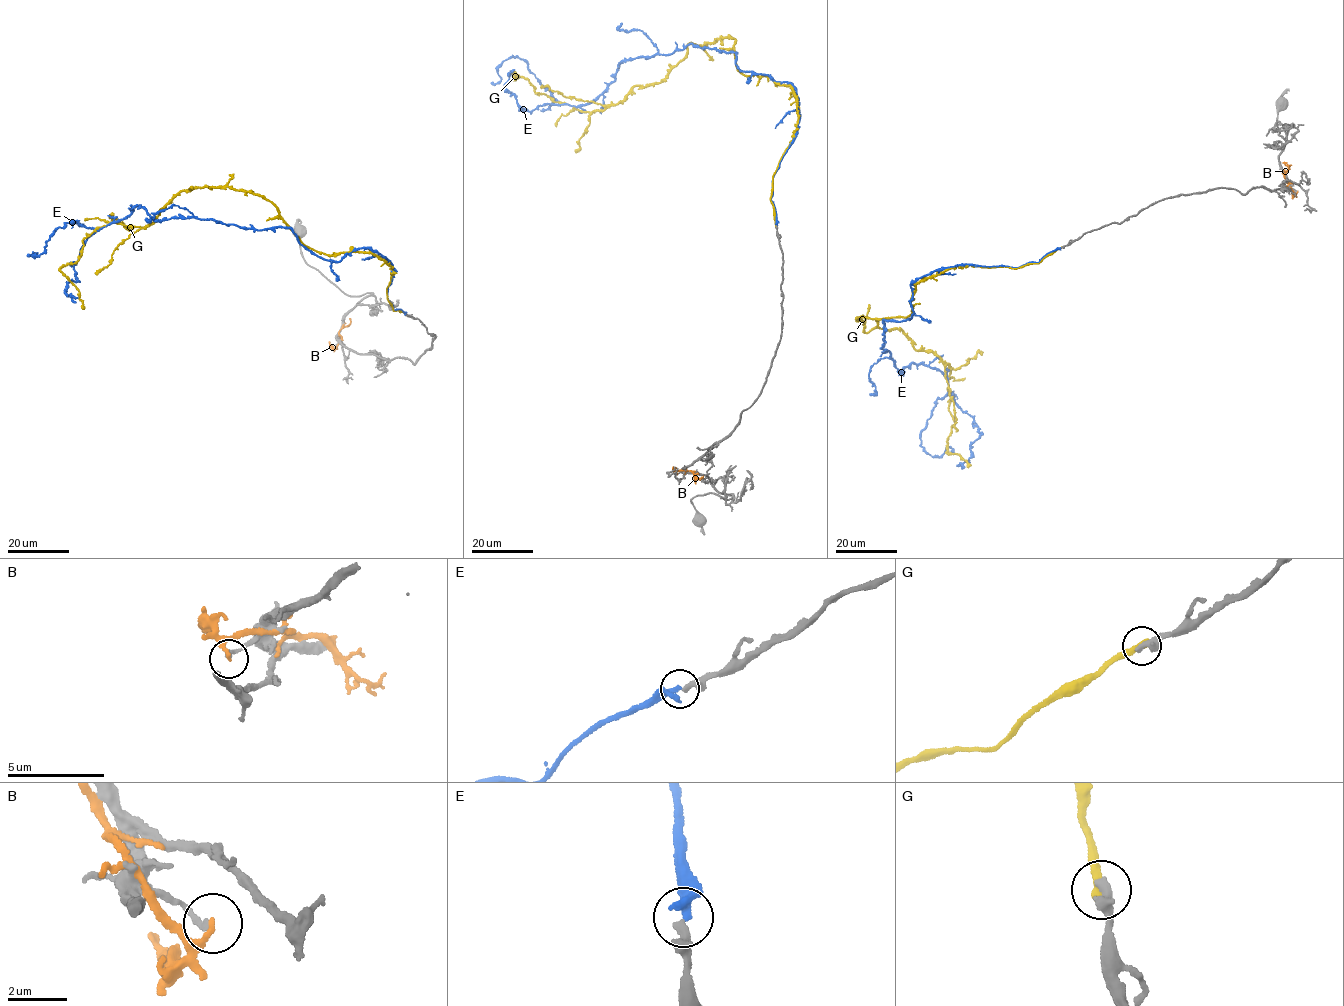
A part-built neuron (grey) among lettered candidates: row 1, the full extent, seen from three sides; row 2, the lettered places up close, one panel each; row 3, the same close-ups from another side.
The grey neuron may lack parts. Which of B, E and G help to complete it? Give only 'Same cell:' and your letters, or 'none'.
Same cell: none

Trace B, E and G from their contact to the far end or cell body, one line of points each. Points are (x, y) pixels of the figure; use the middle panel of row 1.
B: (677, 475), (686, 470), (699, 478), (703, 476)
E: (776, 225), (797, 92), (737, 54), (690, 43), (623, 61), (575, 106), (517, 56), (490, 82)
G: (776, 226), (796, 96), (737, 69), (736, 40), (689, 44), (660, 82), (599, 111), (512, 78)

